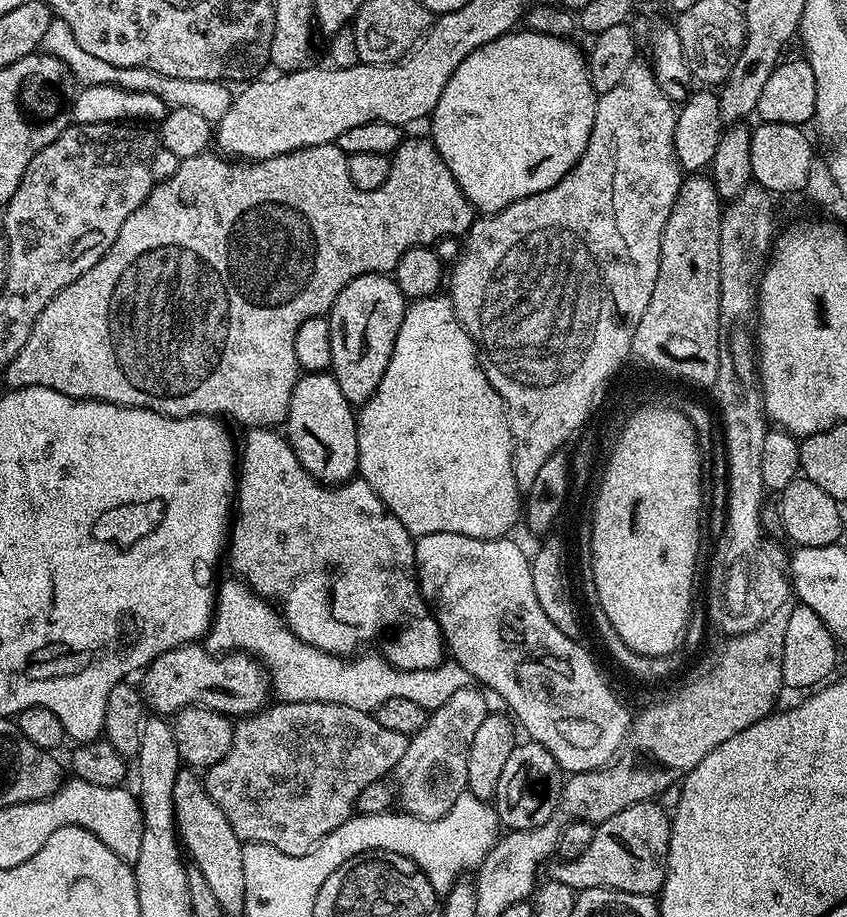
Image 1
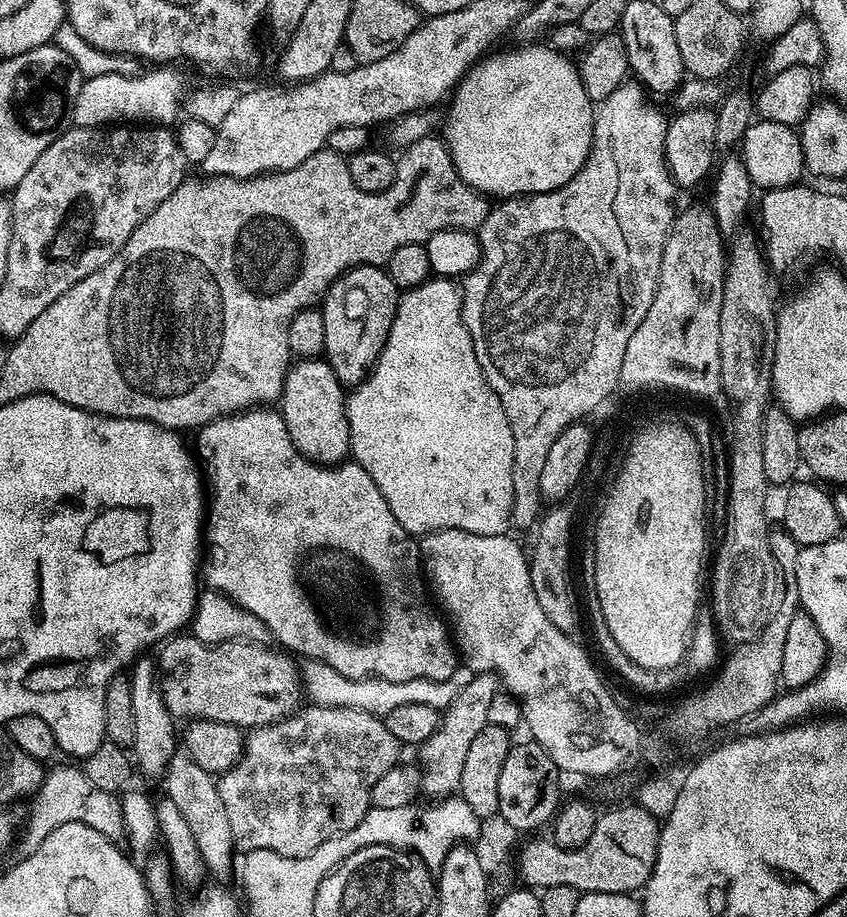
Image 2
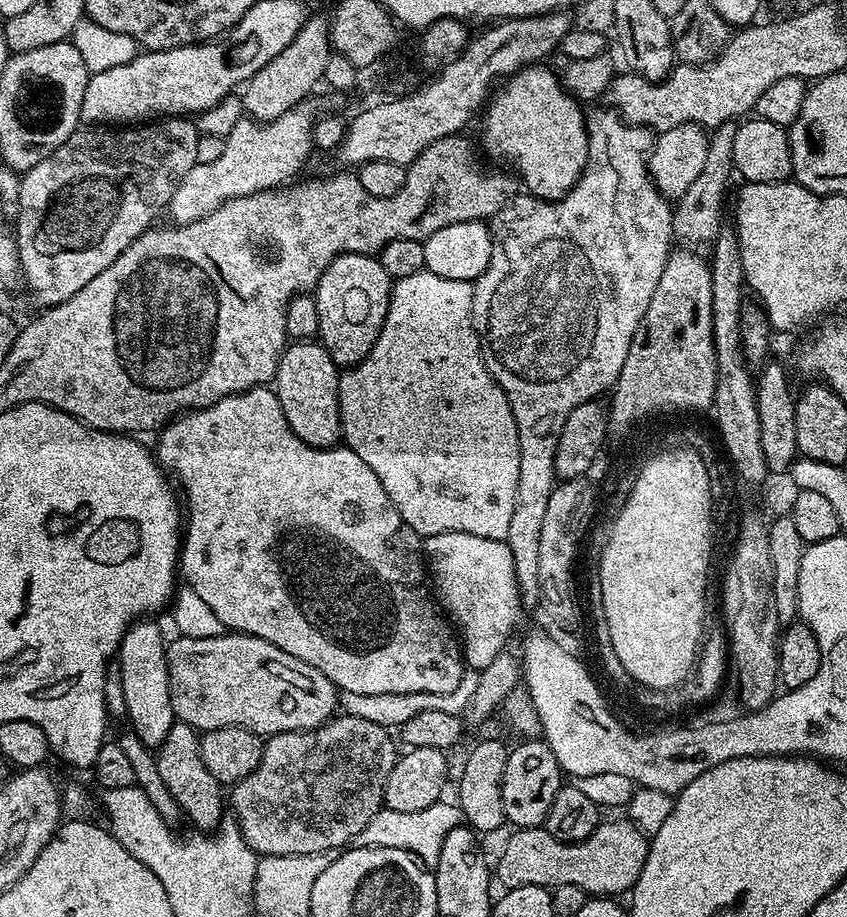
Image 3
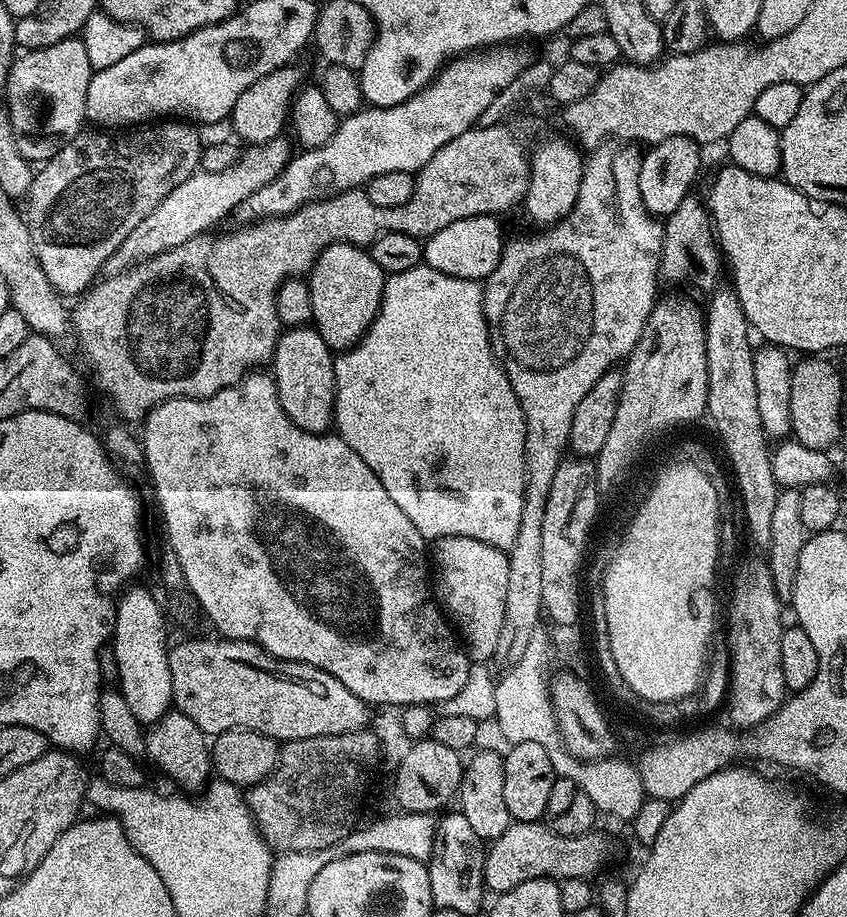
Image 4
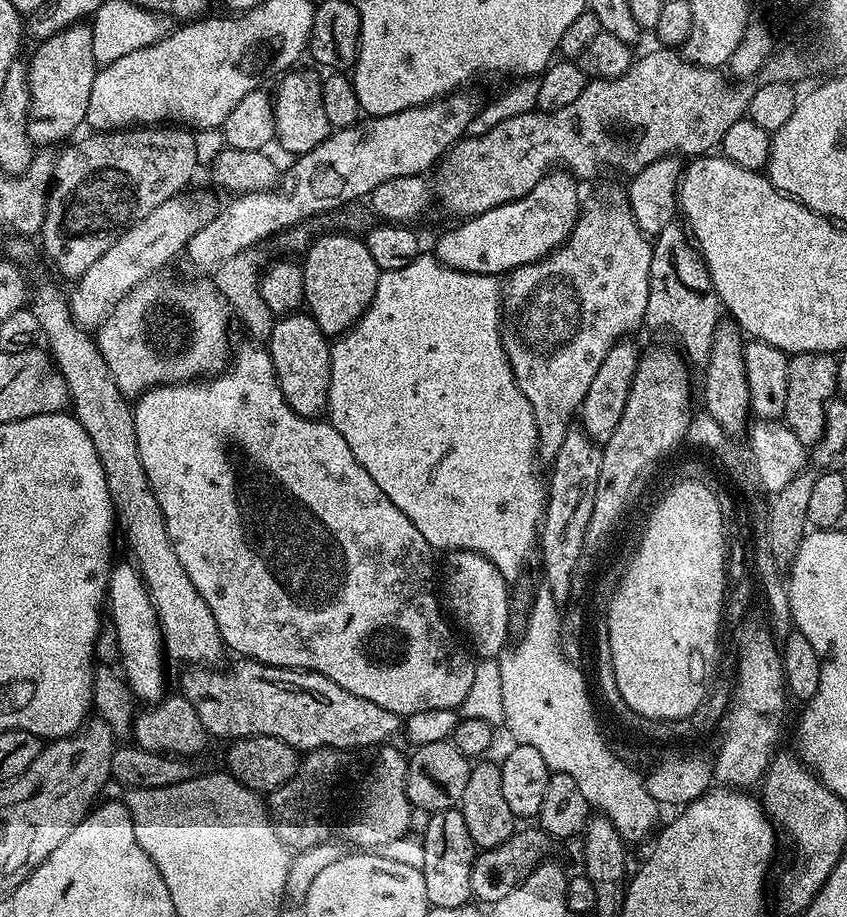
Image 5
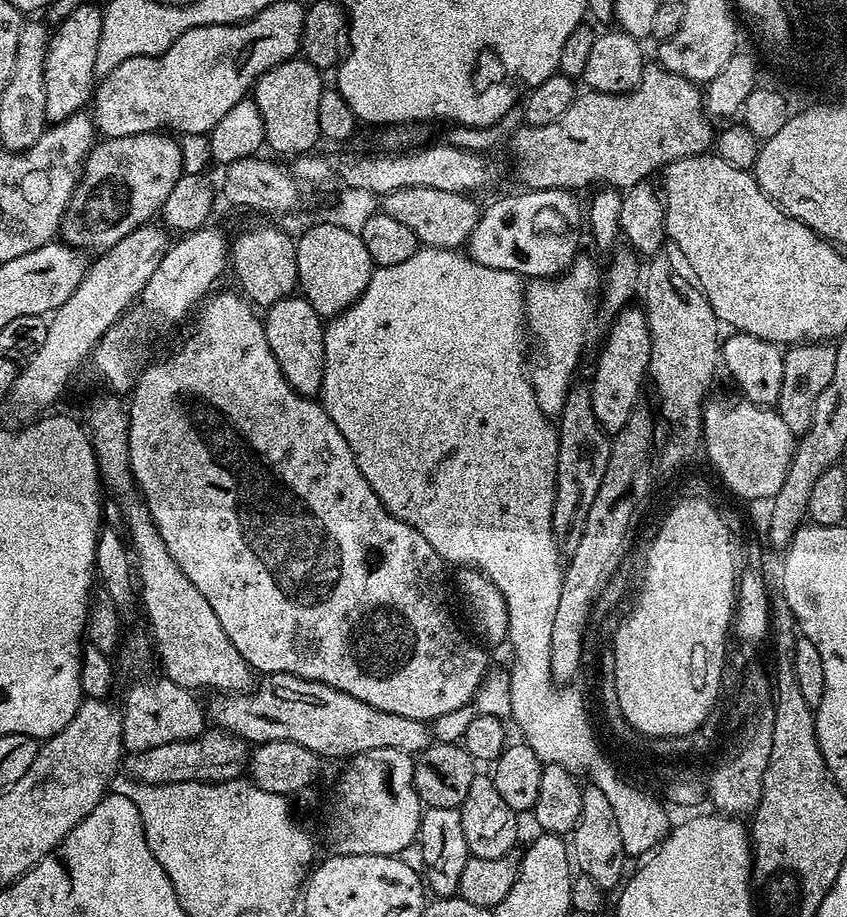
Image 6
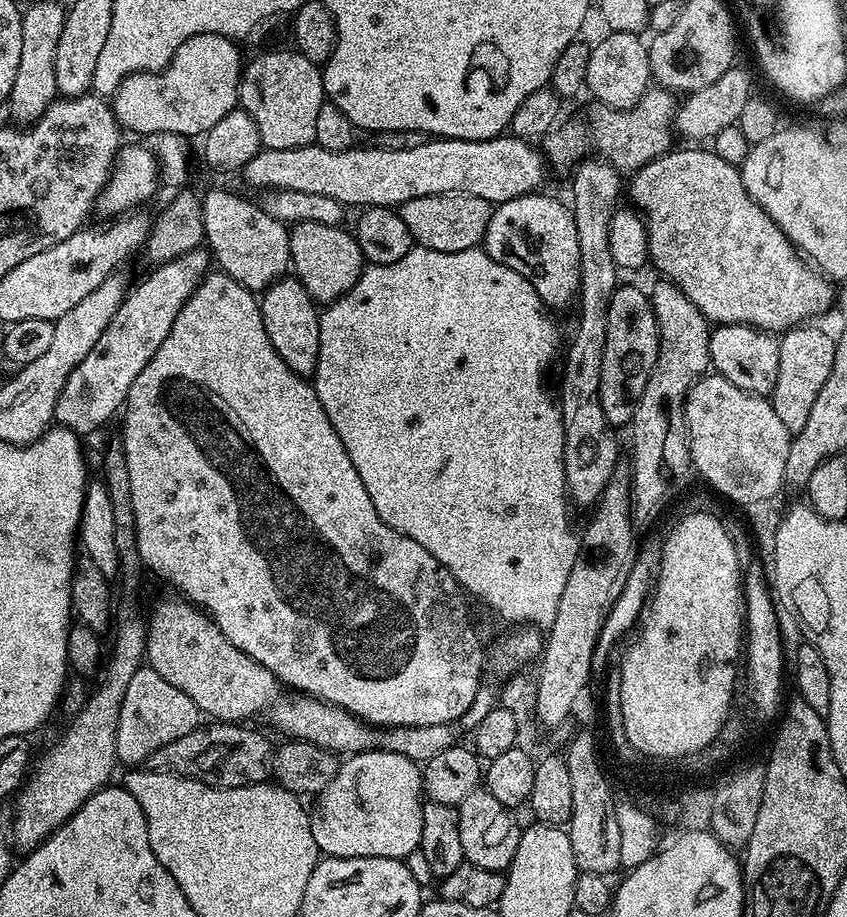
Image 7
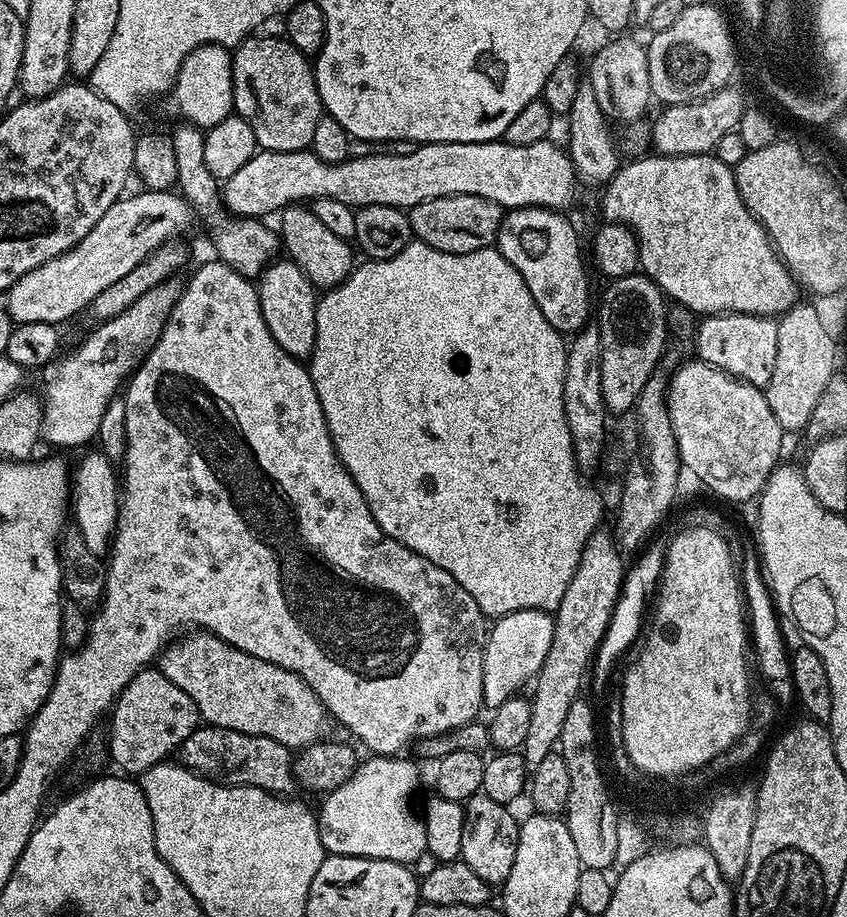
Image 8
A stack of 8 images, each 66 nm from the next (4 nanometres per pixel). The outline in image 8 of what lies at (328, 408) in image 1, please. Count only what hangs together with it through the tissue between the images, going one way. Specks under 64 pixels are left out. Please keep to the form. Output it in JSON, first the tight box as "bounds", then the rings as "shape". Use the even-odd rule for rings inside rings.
{"bounds":[258,258,316,361],"shape":[[[276,258],[260,273],[258,291],[262,318],[266,318],[270,334],[274,334],[274,342],[278,342],[278,346],[282,346],[282,350],[286,350],[286,354],[296,360],[307,361],[316,341],[316,285],[310,282],[310,278],[306,278],[306,274],[293,260]]]}

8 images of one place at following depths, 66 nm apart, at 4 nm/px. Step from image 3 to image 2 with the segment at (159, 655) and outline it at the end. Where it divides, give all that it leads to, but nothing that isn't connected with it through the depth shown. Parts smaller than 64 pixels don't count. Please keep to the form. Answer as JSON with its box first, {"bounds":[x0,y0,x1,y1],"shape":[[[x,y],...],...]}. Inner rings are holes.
{"bounds":[128,659,178,778],"shape":[[[137,659],[131,665],[128,676],[134,709],[134,742],[130,752],[139,775],[141,772],[144,776],[160,778],[168,768],[170,758],[178,750],[178,728],[176,732],[177,721],[170,714],[170,710],[166,710],[166,702],[162,698],[157,661],[144,659]]]}

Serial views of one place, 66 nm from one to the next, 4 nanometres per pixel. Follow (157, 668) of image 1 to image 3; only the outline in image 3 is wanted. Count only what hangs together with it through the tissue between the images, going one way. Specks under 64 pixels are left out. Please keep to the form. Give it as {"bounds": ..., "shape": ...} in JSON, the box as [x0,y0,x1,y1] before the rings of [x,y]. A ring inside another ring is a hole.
{"bounds":[167,632,339,738],"shape":[[[221,632],[216,637],[192,638],[182,635],[175,637],[176,641],[167,645],[168,654],[168,673],[170,674],[170,702],[176,715],[177,721],[182,724],[189,724],[192,728],[201,733],[219,728],[244,728],[250,730],[261,738],[273,736],[274,733],[301,732],[306,729],[314,729],[325,721],[332,718],[338,708],[339,695],[335,684],[332,684],[320,670],[315,670],[314,666],[302,662],[301,659],[294,658],[292,654],[287,654],[273,643],[266,642],[265,639],[257,636],[246,635],[244,633]]]}

